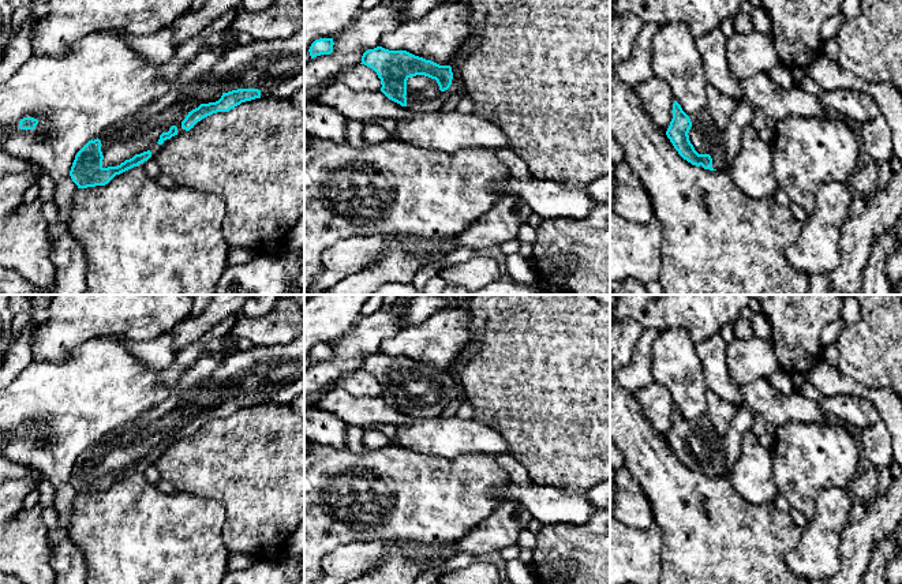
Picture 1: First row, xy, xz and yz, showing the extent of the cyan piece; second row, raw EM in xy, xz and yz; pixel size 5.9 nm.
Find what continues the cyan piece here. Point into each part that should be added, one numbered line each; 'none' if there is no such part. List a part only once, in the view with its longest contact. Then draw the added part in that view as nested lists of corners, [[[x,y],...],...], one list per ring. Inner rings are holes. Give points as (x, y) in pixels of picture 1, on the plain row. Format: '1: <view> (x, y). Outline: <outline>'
1: xy (276, 373). Outline: [[[304,336],[288,344],[254,347],[250,351],[229,353],[222,359],[214,374],[203,382],[179,396],[166,398],[138,419],[112,430],[98,439],[94,445],[98,443],[101,446],[102,473],[117,472],[135,460],[147,456],[151,457],[149,465],[156,465],[157,460],[173,443],[158,450],[157,448],[162,438],[168,438],[172,431],[177,433],[177,439],[186,438],[181,433],[186,422],[201,409],[218,407],[224,398],[237,394],[258,394],[261,403],[291,404],[300,393],[304,393]]]

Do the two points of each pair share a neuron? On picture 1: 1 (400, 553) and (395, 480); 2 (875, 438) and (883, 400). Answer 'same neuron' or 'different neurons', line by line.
1: different neurons
2: different neurons

